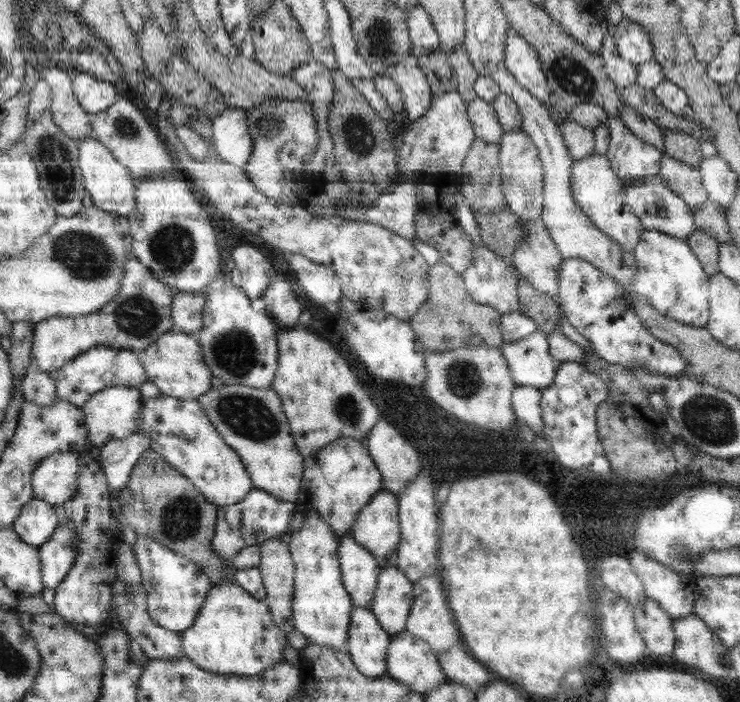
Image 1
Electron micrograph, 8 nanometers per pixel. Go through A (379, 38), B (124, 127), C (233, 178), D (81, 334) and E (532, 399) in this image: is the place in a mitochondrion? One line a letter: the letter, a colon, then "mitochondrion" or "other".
A: mitochondrion
B: mitochondrion
C: other
D: other
E: other

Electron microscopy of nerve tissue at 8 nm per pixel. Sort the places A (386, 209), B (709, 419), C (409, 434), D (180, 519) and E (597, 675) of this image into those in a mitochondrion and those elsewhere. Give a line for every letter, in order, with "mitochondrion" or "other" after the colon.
A: other
B: mitochondrion
C: other
D: mitochondrion
E: other

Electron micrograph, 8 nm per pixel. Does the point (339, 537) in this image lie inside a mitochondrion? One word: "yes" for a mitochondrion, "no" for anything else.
no

